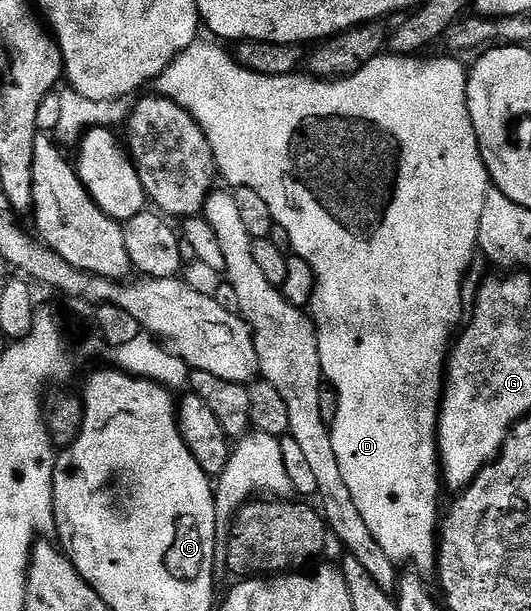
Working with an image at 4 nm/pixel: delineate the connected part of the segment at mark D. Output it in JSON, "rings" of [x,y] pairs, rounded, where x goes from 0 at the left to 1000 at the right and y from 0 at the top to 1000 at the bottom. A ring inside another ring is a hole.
{"rings":[[[367,65],[345,88],[331,92],[322,108],[309,111],[305,123],[294,129],[296,152],[339,170],[339,177],[363,190],[392,223],[392,236],[399,236],[403,270],[416,296],[420,291],[427,298],[420,300],[433,308],[475,308],[475,314],[490,319],[512,345],[522,375],[539,381],[548,403],[544,408],[588,439],[591,489],[584,493],[582,506],[599,535],[599,581],[612,624],[627,630],[637,645],[637,666],[625,678],[621,712],[625,733],[633,733],[640,774],[695,869],[708,877],[708,890],[731,890],[734,915],[746,923],[774,920],[780,925],[774,928],[787,936],[815,935],[829,885],[825,673],[832,661],[836,607],[851,555],[874,520],[870,460],[885,442],[893,416],[896,422],[904,354],[911,349],[911,327],[927,308],[923,285],[915,280],[896,229],[896,209],[889,209],[889,190],[881,183],[879,110],[870,110],[855,92],[795,95],[727,85],[676,110],[667,121],[627,131],[589,124],[567,128],[561,118],[497,124],[454,108],[446,93],[424,82],[424,74],[403,65],[380,67]]]}

